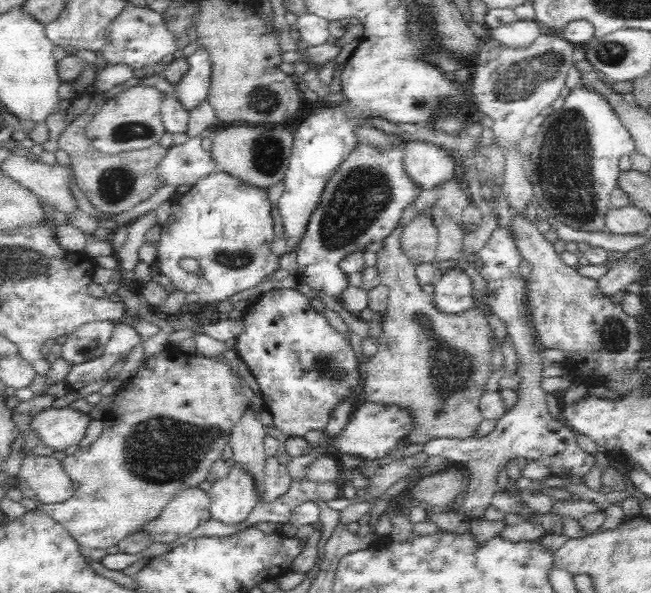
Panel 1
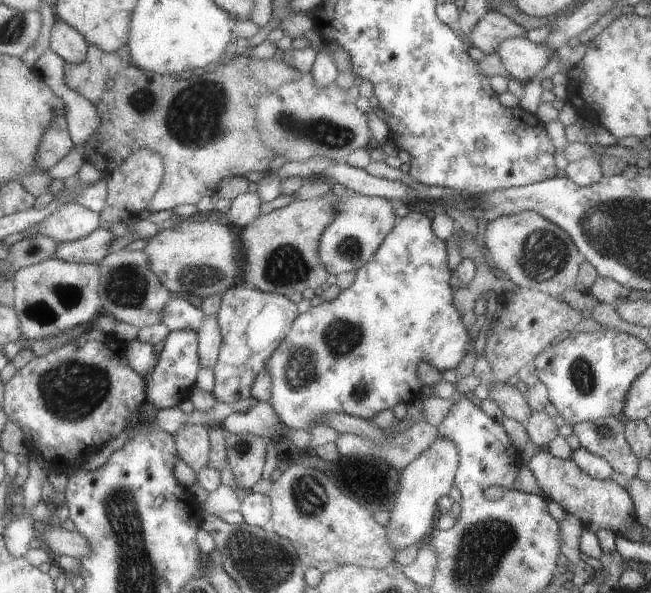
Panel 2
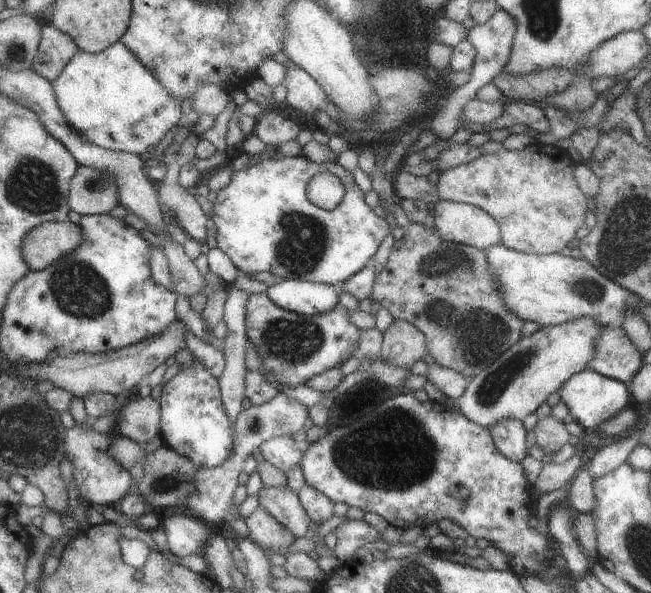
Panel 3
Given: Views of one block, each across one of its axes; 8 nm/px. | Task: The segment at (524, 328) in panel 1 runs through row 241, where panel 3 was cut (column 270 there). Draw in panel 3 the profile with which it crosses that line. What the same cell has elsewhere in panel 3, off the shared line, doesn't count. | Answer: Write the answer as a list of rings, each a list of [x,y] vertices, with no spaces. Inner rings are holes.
[[[288,485],[286,488],[263,486],[257,495],[259,507],[266,510],[286,530],[290,530],[290,534],[294,534],[296,538],[309,534],[310,517],[300,504],[297,493]]]

